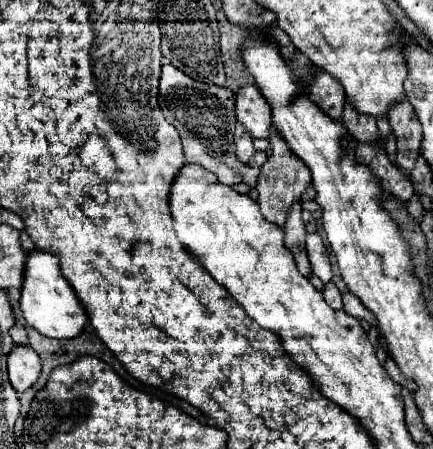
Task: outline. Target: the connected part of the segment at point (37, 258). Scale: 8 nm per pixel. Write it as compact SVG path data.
M30 250L26 254L24 280L22 280L20 292L22 292L22 296L20 296L22 316L42 336L58 338L58 340L60 338L74 338L86 326L88 316L86 316L80 300L76 298L76 294L72 294L72 288L64 280L60 266L58 266L58 260L52 258L52 254L42 252L42 250Z

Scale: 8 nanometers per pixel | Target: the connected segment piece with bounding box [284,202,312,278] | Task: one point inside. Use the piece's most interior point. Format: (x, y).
(294, 227)

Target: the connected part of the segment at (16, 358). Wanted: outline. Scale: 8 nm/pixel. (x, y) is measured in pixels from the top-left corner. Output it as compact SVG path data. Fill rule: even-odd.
M14 346L8 354L8 378L16 392L30 388L40 376L40 358L30 346Z

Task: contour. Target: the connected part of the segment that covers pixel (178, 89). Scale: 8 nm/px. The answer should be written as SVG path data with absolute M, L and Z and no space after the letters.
M164 64L158 86L158 106L164 112L164 118L180 132L186 162L200 164L206 170L214 172L222 184L234 186L246 182L250 186L256 186L260 168L240 164L232 156L232 128L236 126L232 90L196 82L172 64Z

